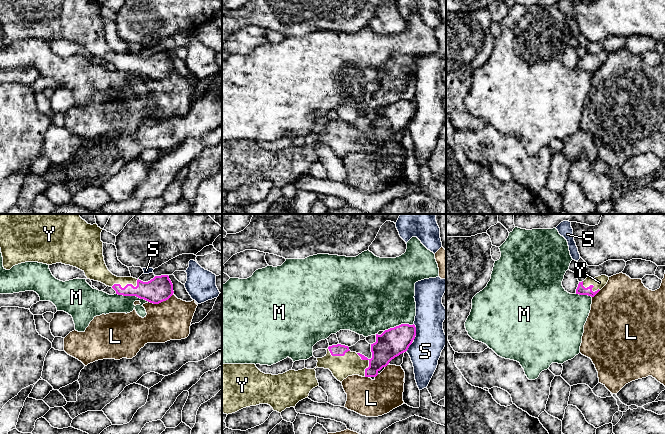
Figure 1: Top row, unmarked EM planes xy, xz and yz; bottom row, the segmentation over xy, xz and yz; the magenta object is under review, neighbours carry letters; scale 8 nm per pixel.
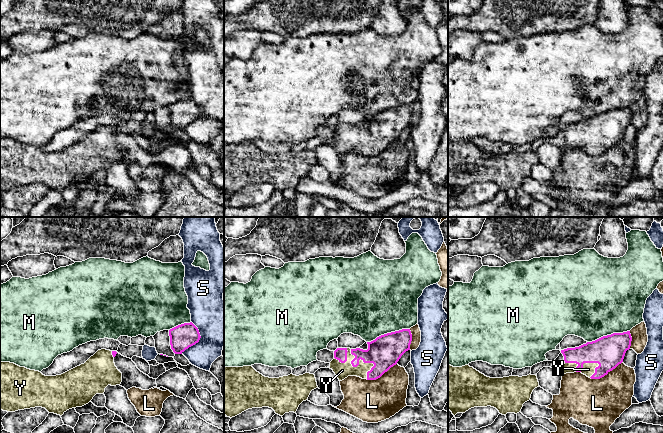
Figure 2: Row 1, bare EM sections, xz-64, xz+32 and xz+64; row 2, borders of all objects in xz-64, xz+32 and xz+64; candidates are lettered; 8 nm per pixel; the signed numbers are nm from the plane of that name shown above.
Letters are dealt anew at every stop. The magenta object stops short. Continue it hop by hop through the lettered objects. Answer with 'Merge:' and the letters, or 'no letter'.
Merge: Y

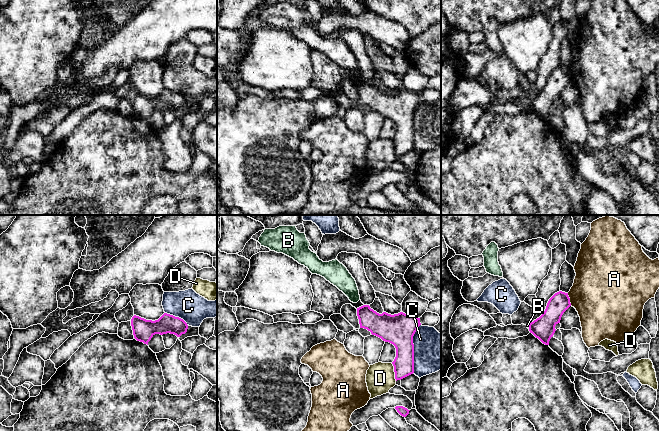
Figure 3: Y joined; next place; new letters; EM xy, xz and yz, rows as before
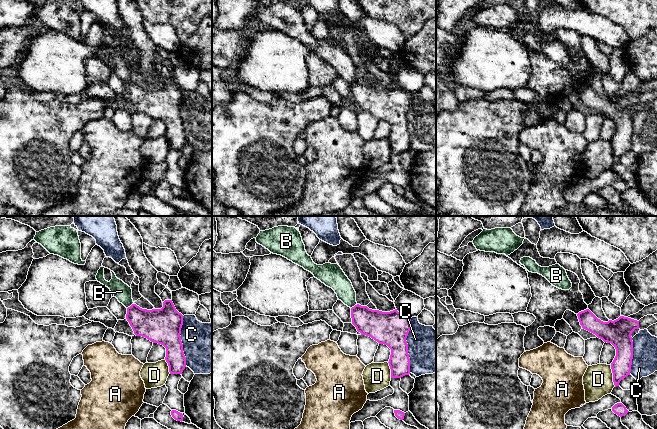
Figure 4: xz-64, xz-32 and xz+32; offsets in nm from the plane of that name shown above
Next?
Merge: no letter

